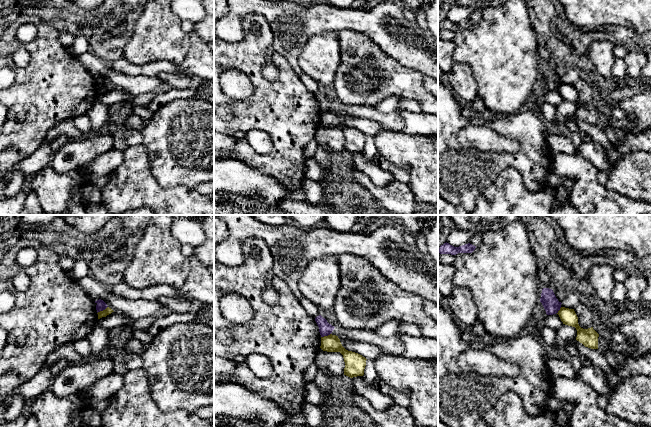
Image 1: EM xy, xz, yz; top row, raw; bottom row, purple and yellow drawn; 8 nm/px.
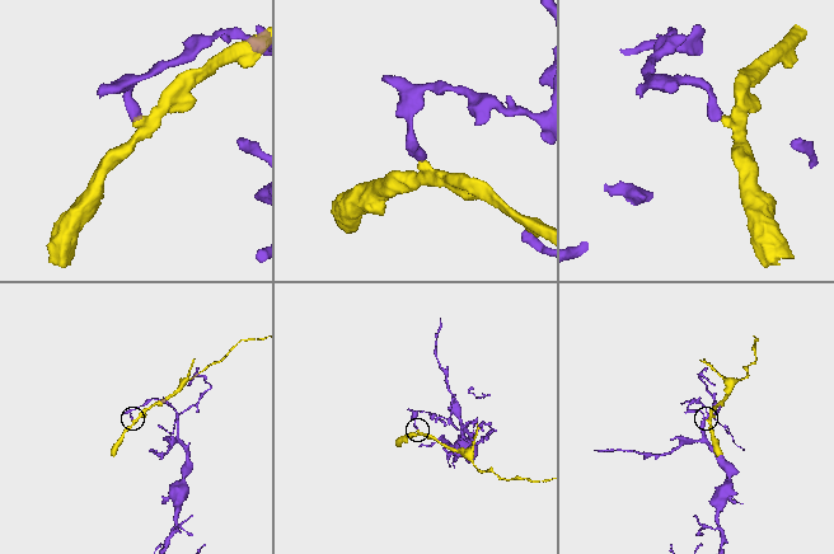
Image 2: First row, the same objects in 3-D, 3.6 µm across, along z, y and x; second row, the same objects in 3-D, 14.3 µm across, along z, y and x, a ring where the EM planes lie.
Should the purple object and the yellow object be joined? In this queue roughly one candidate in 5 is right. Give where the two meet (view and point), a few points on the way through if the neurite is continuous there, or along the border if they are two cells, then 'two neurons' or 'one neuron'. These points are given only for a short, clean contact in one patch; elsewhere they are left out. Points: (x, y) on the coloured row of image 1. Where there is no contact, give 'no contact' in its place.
meets purple in xy at (102, 310); border along xy (107, 306), (97, 313); two neurons

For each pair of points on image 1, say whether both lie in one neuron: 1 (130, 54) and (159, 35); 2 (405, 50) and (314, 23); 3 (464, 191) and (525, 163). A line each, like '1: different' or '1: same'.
1: same
2: same
3: same

